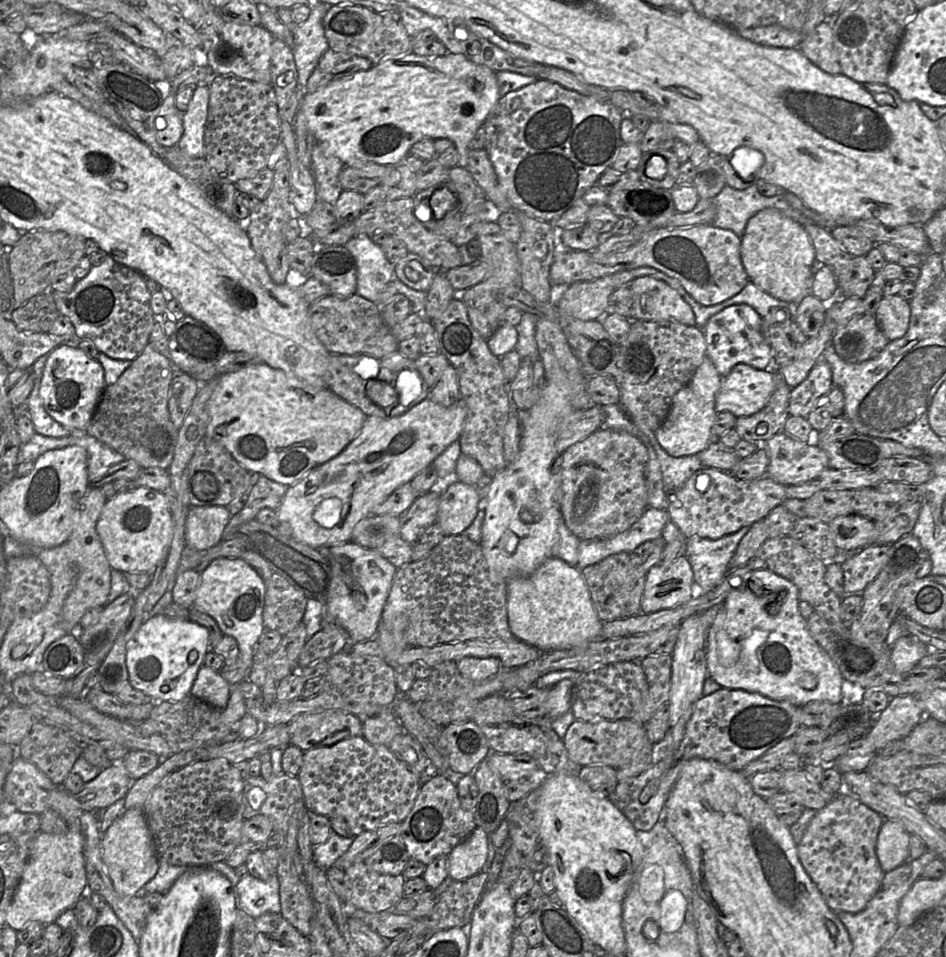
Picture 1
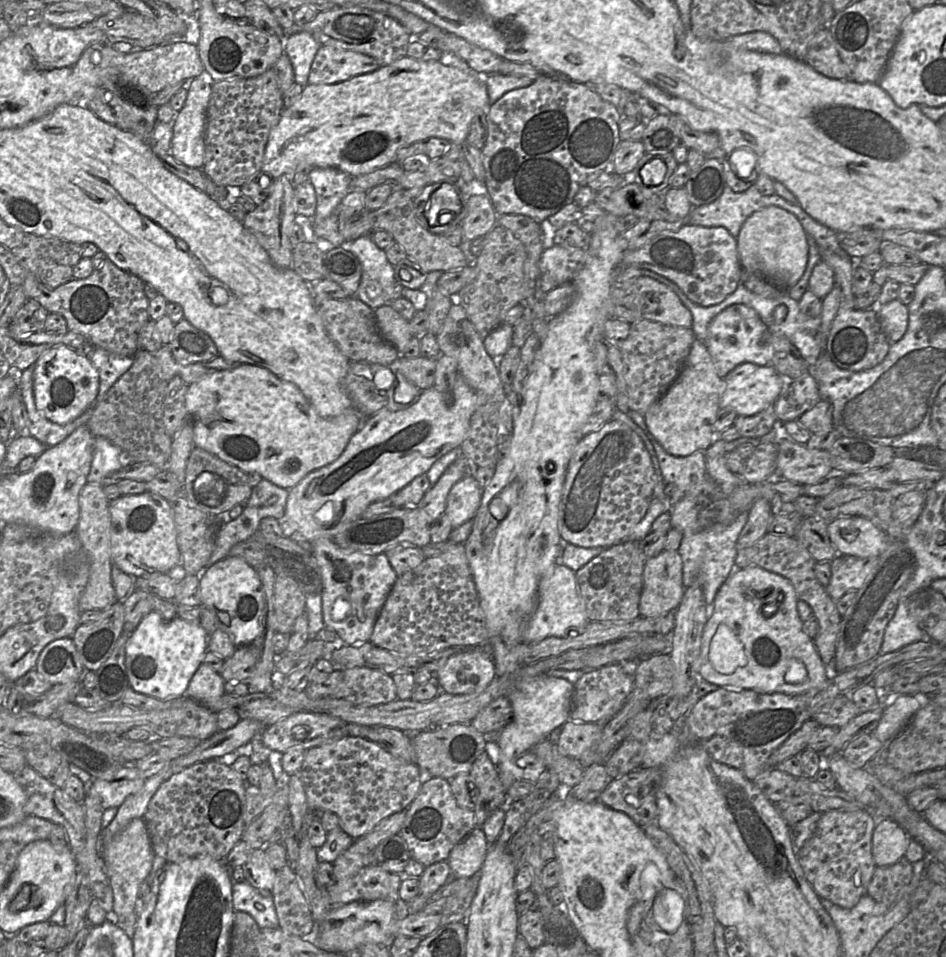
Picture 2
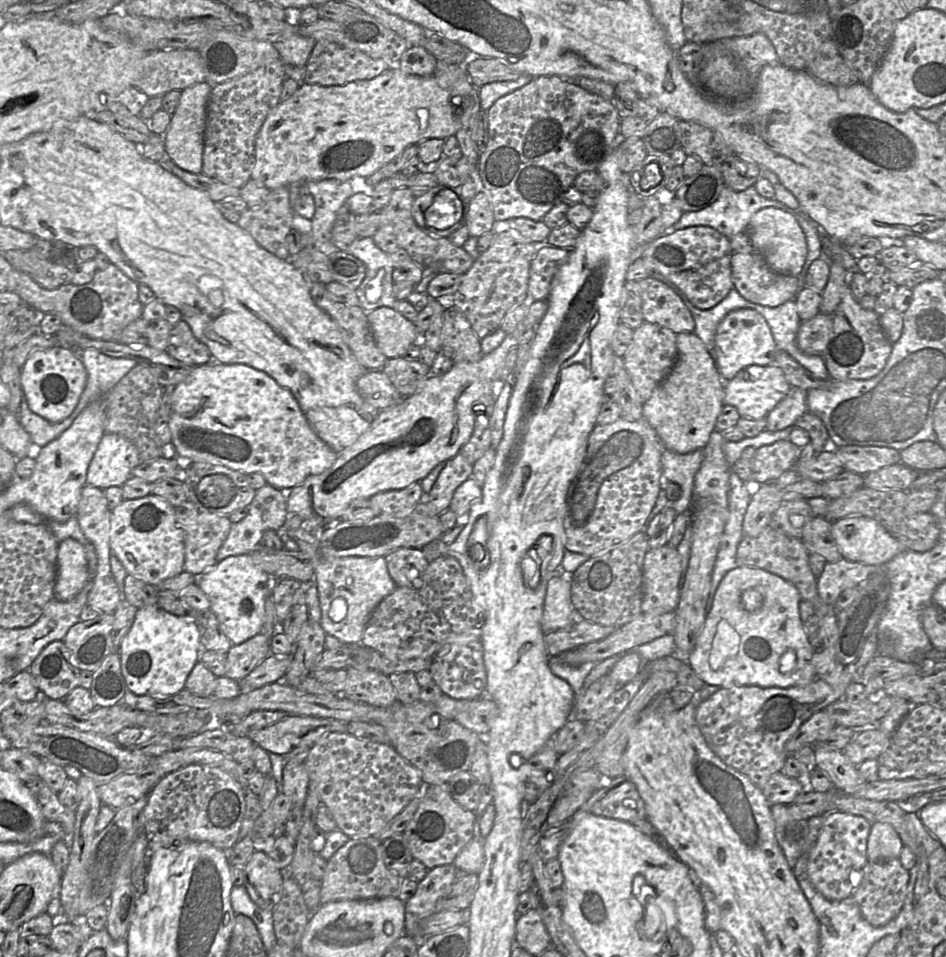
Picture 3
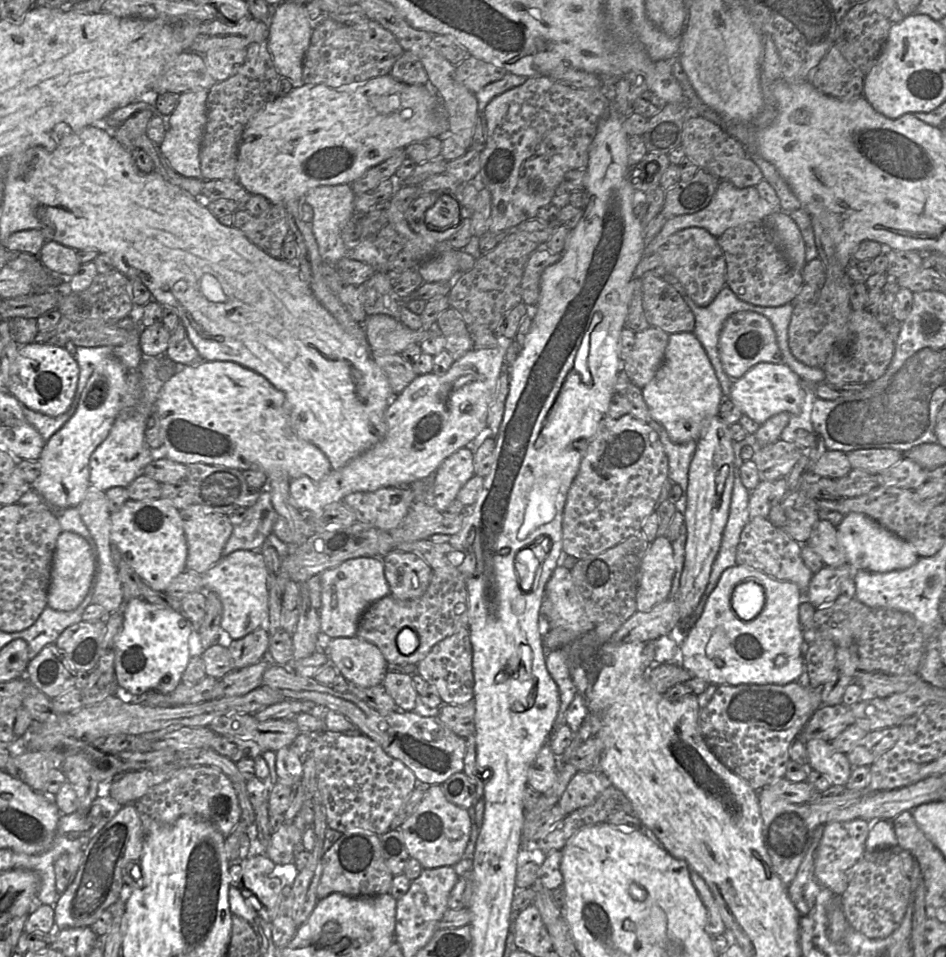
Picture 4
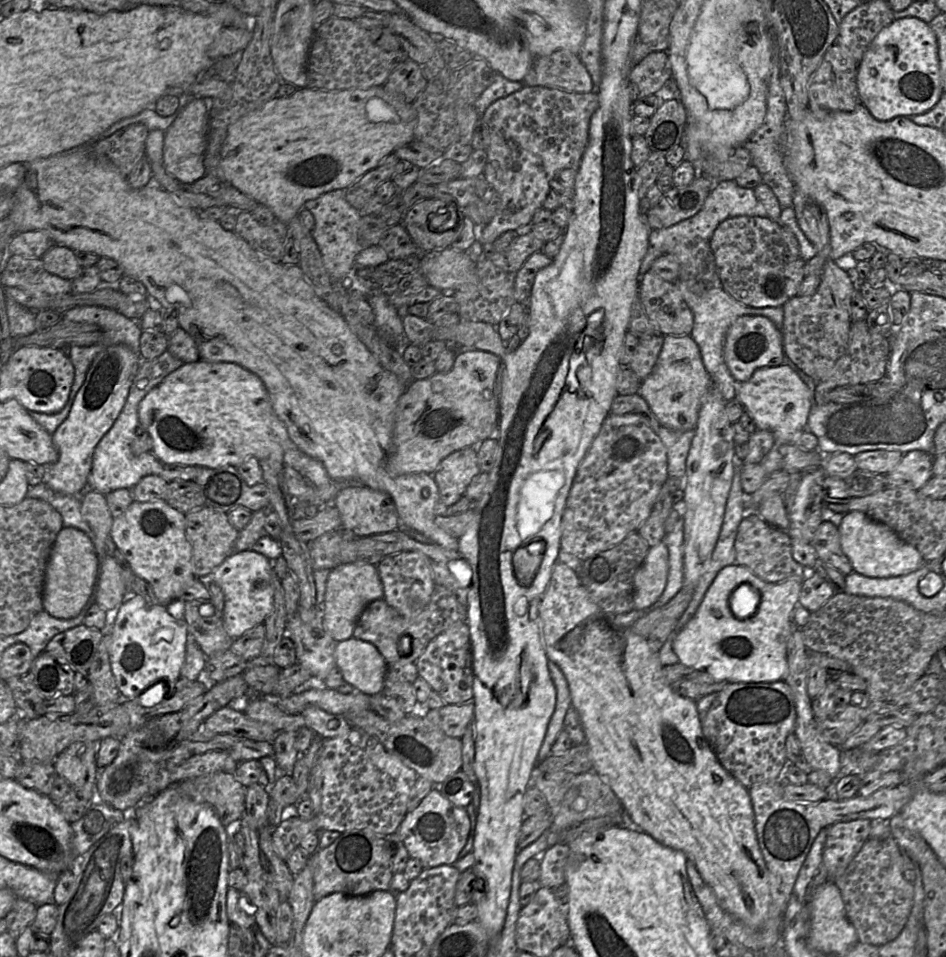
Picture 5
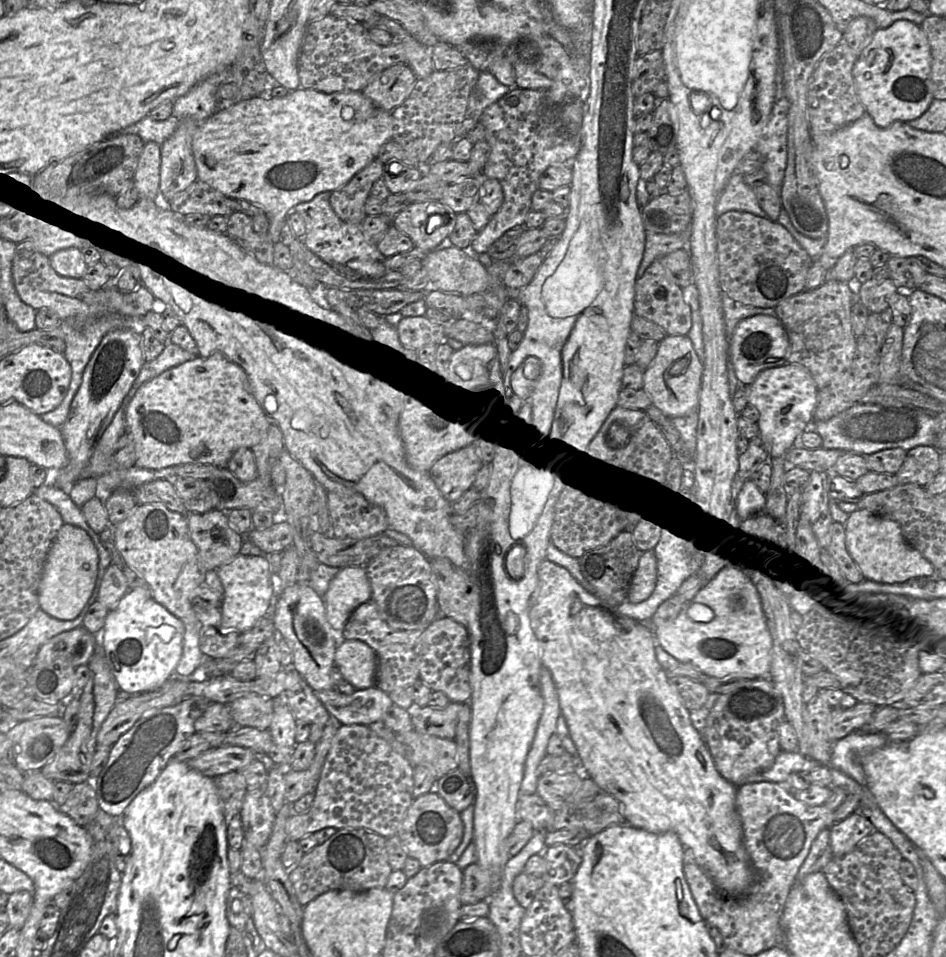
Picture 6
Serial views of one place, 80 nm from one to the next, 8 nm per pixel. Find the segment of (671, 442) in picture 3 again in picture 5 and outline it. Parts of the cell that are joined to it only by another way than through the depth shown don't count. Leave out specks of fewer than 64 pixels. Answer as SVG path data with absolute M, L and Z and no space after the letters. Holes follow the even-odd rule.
M665 335L657 362L648 377L642 380L638 393L647 402L659 423L674 431L695 430L698 413L712 385L697 343L690 335Z

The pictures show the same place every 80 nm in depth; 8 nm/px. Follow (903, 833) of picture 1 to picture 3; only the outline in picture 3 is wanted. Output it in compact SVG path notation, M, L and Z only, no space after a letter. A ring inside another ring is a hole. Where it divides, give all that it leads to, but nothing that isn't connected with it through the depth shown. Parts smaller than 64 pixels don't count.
M871 823L867 841L868 861L879 862L899 858L903 846L899 834L889 823Z

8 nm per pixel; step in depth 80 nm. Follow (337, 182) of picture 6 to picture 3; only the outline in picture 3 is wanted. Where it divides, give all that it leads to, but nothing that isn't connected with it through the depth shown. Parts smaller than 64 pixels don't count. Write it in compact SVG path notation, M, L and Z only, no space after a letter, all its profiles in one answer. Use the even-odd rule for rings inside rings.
M398 67L389 68L371 79L343 85L302 83L288 99L279 101L270 110L261 125L254 144L251 179L259 180L273 190L297 180L348 181L354 177L367 178L410 145L418 145L430 138L446 139L455 135L461 127L455 106L459 106L461 101L460 96L455 96L451 97L450 102L449 91L441 88L433 75L410 75Z

